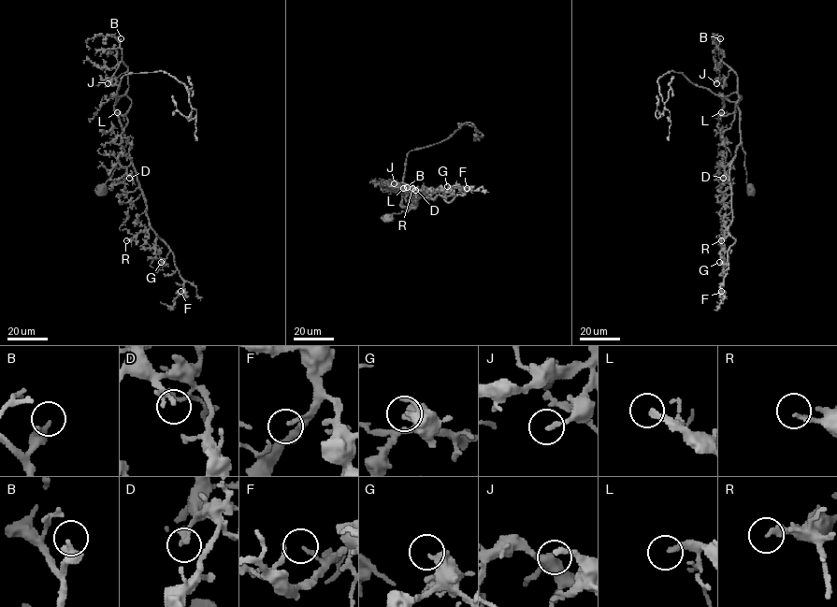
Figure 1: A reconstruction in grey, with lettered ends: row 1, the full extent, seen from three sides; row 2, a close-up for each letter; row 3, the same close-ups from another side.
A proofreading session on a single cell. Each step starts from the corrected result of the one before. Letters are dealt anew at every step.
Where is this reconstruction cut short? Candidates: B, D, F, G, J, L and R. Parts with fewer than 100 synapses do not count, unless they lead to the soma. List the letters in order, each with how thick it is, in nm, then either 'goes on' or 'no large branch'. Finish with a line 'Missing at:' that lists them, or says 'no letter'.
B: calibre 360 nm; no large branch
D: calibre 200 nm; no large branch
F: calibre 120 nm; no large branch
G: calibre 400 nm; no large branch
J: calibre 200 nm; goes on
L: calibre 240 nm; goes on
R: calibre 200 nm; no large branch
Missing at: J, L

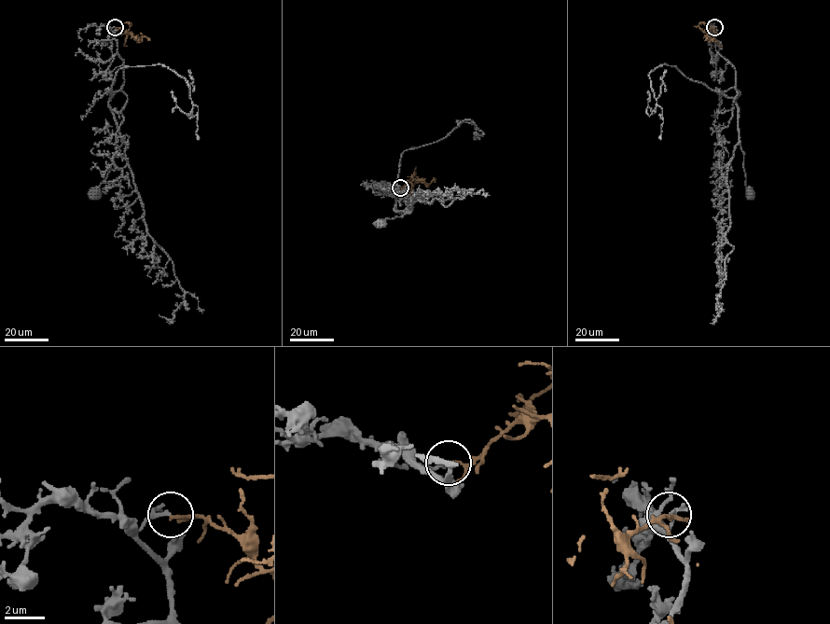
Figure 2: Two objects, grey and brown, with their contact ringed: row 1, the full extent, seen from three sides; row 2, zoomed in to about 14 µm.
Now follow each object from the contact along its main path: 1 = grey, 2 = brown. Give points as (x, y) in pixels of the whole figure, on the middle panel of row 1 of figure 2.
1: (400, 187), (396, 187), (402, 188), (408, 208), (401, 213), (394, 209), (407, 213), (379, 223)
2: (400, 187), (415, 180), (426, 185), (434, 182)

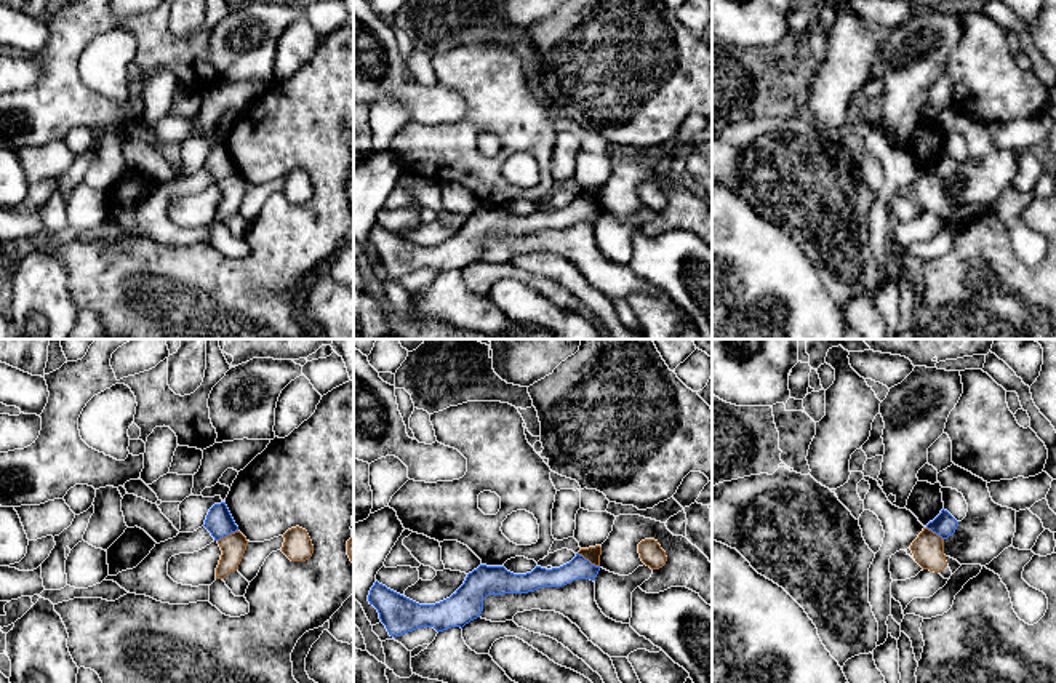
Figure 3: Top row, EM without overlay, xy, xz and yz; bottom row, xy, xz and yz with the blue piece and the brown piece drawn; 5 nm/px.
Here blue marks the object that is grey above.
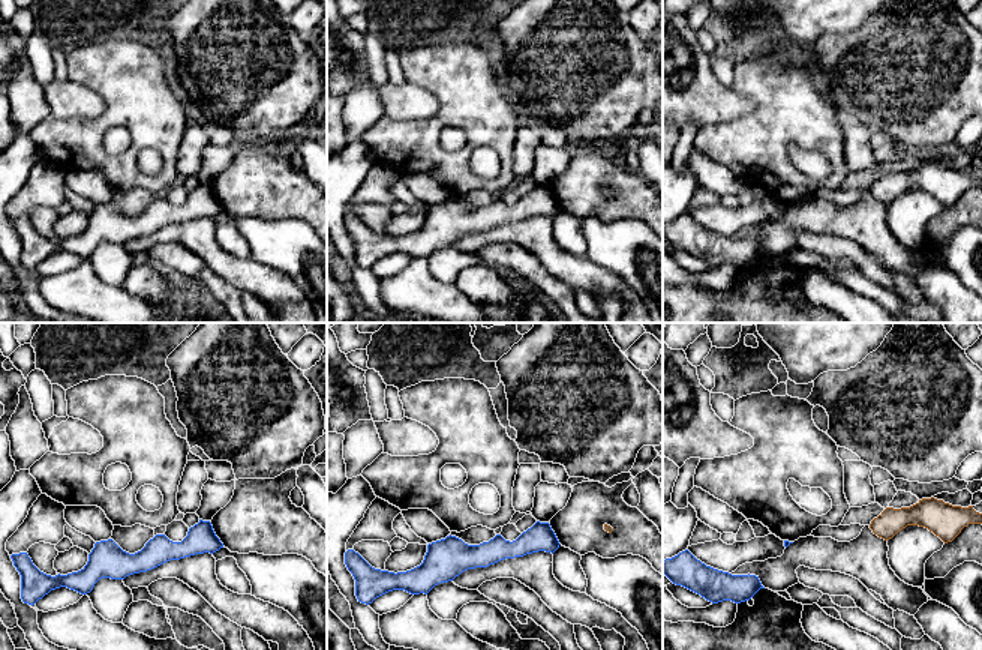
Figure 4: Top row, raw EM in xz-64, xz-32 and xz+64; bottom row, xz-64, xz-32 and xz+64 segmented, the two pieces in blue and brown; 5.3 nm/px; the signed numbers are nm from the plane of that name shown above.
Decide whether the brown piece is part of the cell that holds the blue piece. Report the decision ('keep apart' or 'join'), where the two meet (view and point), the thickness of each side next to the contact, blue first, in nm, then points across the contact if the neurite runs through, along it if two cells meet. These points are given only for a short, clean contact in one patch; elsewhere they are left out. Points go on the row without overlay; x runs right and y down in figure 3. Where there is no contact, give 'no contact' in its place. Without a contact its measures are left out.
keep apart; meets blue in xz at (588, 202); 110 nm thick on the blue side, 80 nm on the other; border along xz (578, 194), (599, 208)

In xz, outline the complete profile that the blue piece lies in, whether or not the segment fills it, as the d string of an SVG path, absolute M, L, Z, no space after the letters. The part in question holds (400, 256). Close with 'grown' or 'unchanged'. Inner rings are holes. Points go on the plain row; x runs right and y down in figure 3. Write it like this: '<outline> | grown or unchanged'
M579 195L560 210L536 208L526 216L514 216L504 208L480 206L450 240L435 246L419 246L378 222L370 232L368 243L378 251L389 277L395 280L421 269L434 269L437 274L462 270L480 259L488 237L528 235L542 229L562 229L576 221L595 222L598 213L600 208Z | unchanged

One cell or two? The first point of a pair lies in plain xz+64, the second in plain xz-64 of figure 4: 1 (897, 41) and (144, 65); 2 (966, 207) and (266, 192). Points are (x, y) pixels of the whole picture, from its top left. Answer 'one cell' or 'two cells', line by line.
1: two cells
2: one cell

